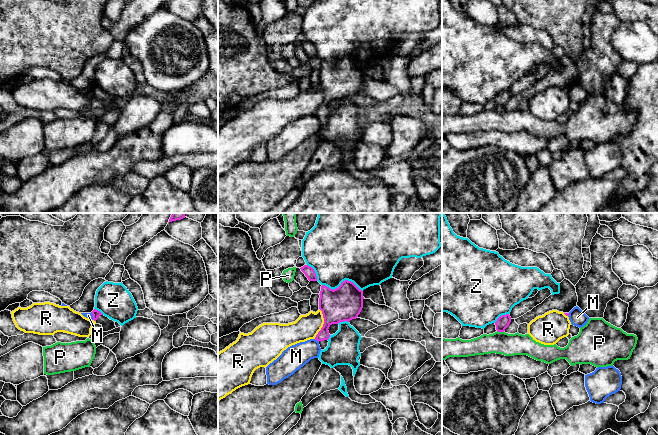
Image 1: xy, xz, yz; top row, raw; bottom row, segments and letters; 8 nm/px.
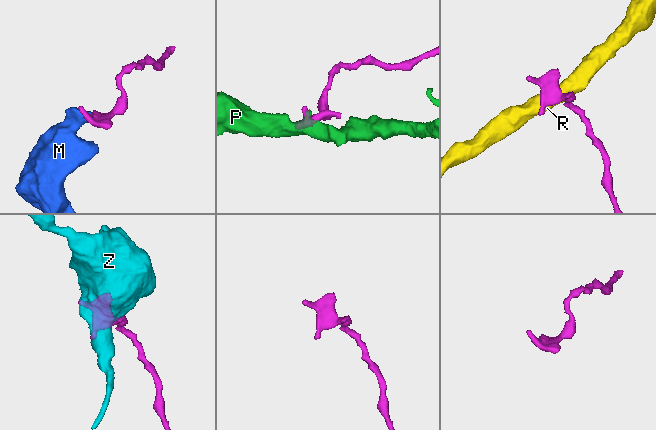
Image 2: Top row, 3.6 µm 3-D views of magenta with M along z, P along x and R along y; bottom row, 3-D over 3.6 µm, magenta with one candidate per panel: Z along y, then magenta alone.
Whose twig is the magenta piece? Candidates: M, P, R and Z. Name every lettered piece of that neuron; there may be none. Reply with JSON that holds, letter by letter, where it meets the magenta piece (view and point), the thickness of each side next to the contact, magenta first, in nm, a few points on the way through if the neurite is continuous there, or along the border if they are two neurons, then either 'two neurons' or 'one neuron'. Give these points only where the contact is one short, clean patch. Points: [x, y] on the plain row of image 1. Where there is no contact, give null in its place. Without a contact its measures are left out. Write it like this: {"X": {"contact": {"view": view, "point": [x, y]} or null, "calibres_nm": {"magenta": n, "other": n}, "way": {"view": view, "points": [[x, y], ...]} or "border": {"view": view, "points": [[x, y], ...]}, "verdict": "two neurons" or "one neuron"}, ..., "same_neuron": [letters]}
{"M": {"contact": {"view": "xz", "point": [316, 115]}, "calibres_nm": {"magenta": 180, "other": 190}, "border": {"view": "xz", "points": [[314, 115], [318, 118]]}, "verdict": "two neurons"}, "P": {"contact": {"view": "yz", "point": [500, 107]}, "calibres_nm": {"magenta": 100, "other": 180}, "border": {"view": "yz", "points": [[497, 106], [503, 108]]}, "verdict": "two neurons"}, "R": {"contact": {"view": "xz", "point": [324, 99]}, "calibres_nm": {"magenta": 280, "other": 200}, "verdict": "two neurons"}, "Z": {"contact": {"view": "xz", "point": [342, 58]}, "calibres_nm": {"magenta": 280, "other": 460}, "verdict": "two neurons"}, "same_neuron": []}

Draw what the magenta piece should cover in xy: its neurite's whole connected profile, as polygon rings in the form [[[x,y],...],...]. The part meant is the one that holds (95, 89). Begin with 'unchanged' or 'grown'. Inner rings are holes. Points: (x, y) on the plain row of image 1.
grown; [[[94,85],[92,87],[92,91],[96,100],[100,100],[102,102],[102,108],[108,108],[116,104],[115,98],[104,92],[100,87]]]

